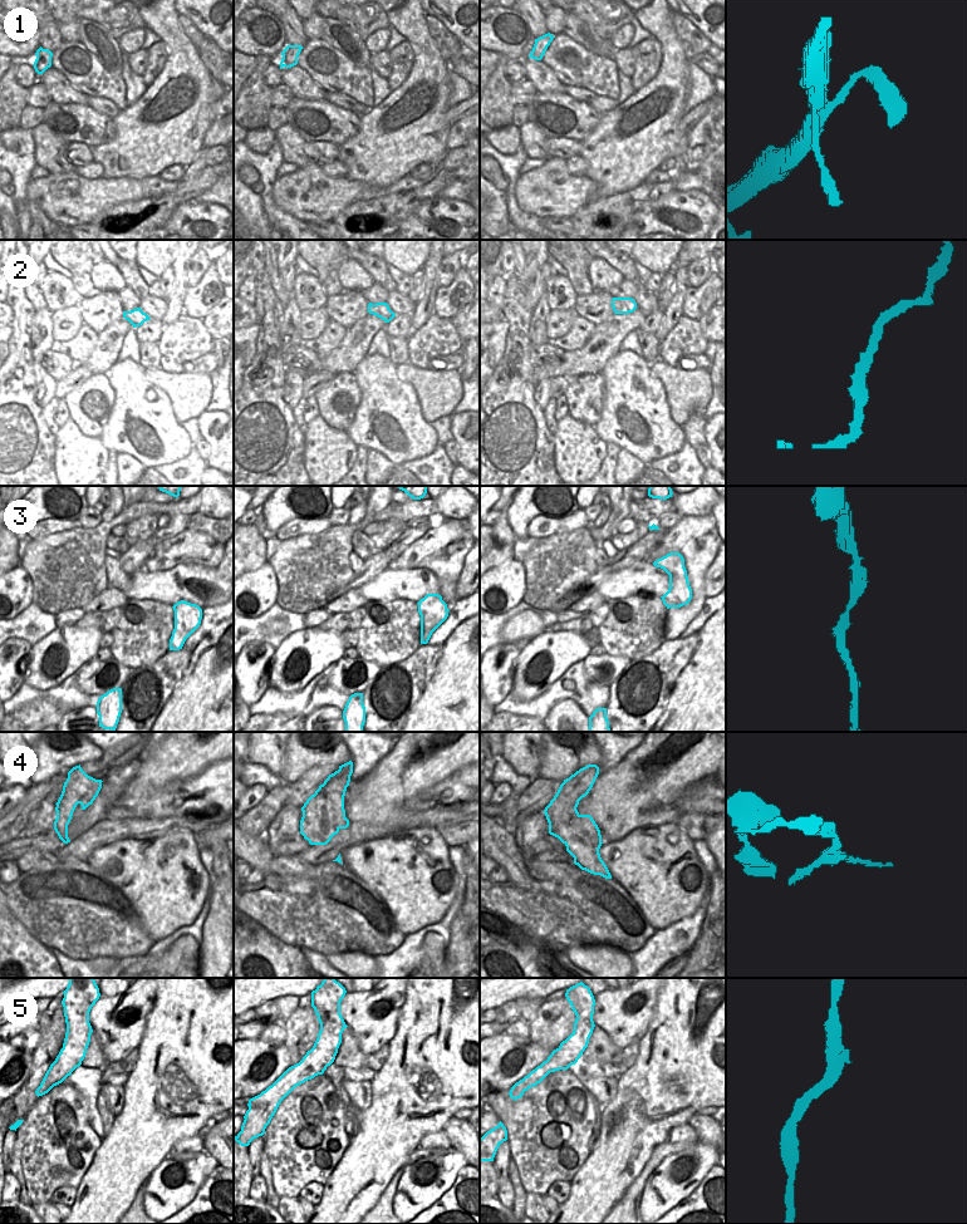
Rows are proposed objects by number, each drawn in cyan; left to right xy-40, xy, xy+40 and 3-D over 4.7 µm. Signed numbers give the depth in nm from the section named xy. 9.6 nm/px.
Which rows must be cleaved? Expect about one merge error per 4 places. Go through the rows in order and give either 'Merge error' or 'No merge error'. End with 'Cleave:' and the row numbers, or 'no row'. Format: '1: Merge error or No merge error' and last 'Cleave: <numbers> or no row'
1: No merge error
2: No merge error
3: No merge error
4: Merge error
5: Merge error
Cleave: 4, 5

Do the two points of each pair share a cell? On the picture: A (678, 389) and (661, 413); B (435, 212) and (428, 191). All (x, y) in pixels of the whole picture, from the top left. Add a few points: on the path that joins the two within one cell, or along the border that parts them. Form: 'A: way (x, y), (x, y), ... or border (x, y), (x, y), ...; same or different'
A: border (656, 375), (663, 386), (669, 416), (681, 427); different
B: border (438, 195), (425, 198), (408, 216); different

